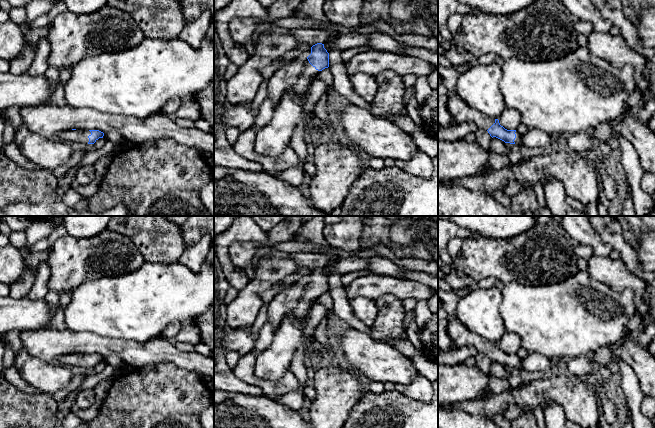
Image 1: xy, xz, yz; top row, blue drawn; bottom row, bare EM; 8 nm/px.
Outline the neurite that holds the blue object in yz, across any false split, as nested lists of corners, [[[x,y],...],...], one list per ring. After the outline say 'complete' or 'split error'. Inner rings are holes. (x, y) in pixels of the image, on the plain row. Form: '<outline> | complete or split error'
[[[495,343],[495,347],[487,355],[492,362],[496,361],[505,367],[517,368],[521,371],[522,360],[516,354],[505,353],[498,343]]] | split error

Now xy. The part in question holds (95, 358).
[[[68,354],[61,356],[58,363],[64,366],[81,366],[84,368],[94,368],[99,362],[103,362],[104,357],[99,354]]] | split error

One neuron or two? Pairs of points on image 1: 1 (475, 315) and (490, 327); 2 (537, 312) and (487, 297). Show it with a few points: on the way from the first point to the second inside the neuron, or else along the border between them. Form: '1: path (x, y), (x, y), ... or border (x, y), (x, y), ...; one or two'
1: path (479, 316), (486, 323); one
2: border (500, 290), (500, 315), (504, 324); two

